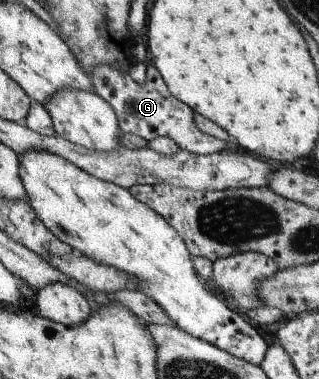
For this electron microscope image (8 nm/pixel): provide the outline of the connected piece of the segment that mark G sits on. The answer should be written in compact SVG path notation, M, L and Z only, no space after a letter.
M152 63L147 65L146 82L141 85L135 82L130 73L122 73L103 65L96 67L90 74L94 92L101 95L115 111L118 125L123 133L133 133L145 140L157 137L171 137L181 149L193 154L208 155L240 148L236 142L225 142L219 138L201 132L194 121L194 113L183 101L169 92L161 73Z

